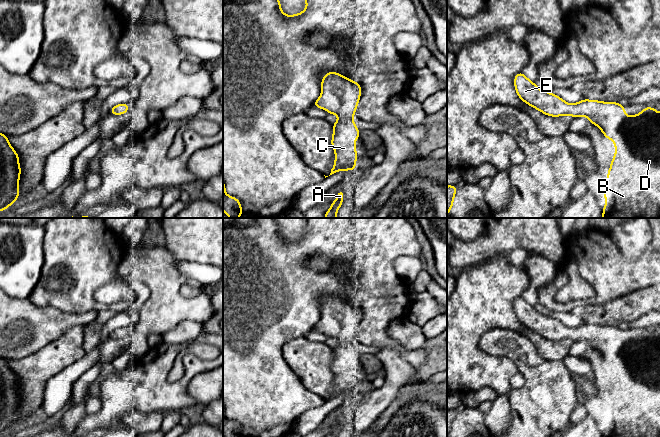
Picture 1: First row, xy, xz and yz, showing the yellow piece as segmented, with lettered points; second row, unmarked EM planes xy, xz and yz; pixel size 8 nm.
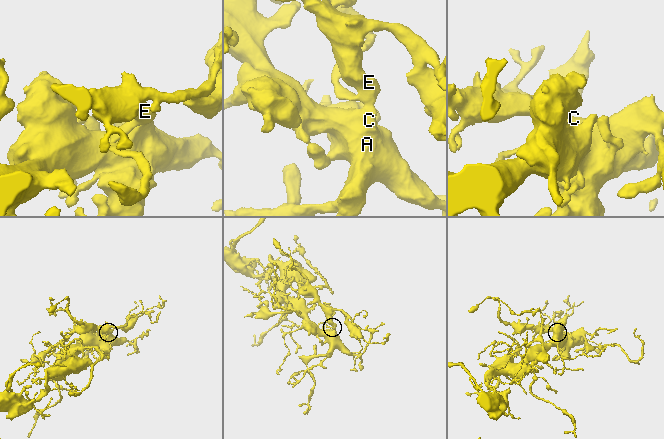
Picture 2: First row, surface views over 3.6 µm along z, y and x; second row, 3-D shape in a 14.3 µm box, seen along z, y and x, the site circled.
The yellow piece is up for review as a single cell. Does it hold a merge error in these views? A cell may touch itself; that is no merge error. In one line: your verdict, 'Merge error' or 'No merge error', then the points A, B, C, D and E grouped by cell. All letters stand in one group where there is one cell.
No merge error. Groups: A B C D E

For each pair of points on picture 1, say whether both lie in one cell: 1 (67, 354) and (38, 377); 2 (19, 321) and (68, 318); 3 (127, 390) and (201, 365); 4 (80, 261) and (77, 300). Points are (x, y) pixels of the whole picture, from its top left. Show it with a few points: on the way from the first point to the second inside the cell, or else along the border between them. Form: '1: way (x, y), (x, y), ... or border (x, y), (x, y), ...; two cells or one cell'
1: way (60, 355), (45, 370); one cell
2: way (31, 321), (56, 321); one cell
3: way (145, 390), (174, 390), (183, 381); one cell
4: way (79, 271), (77, 290); one cell

